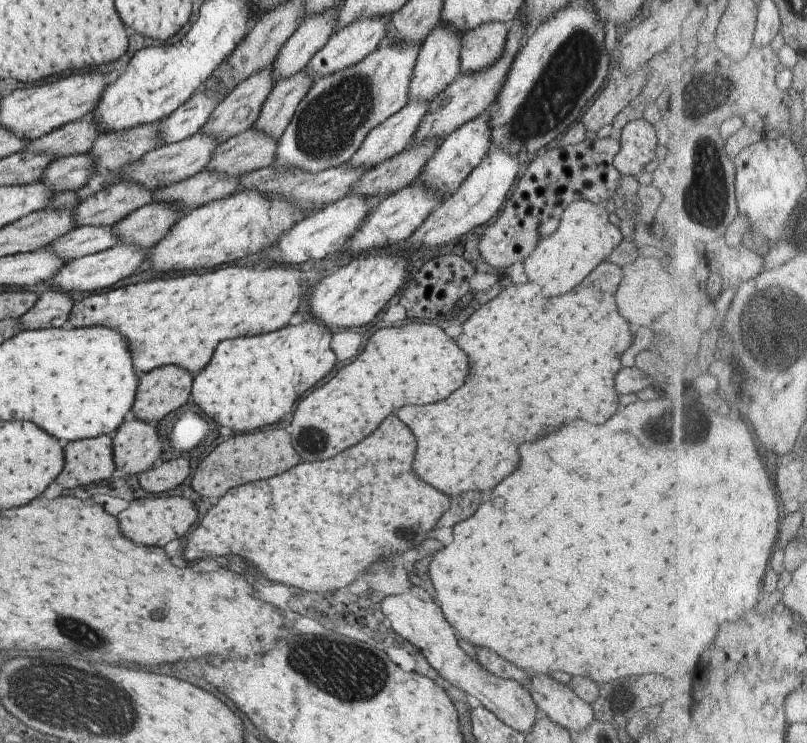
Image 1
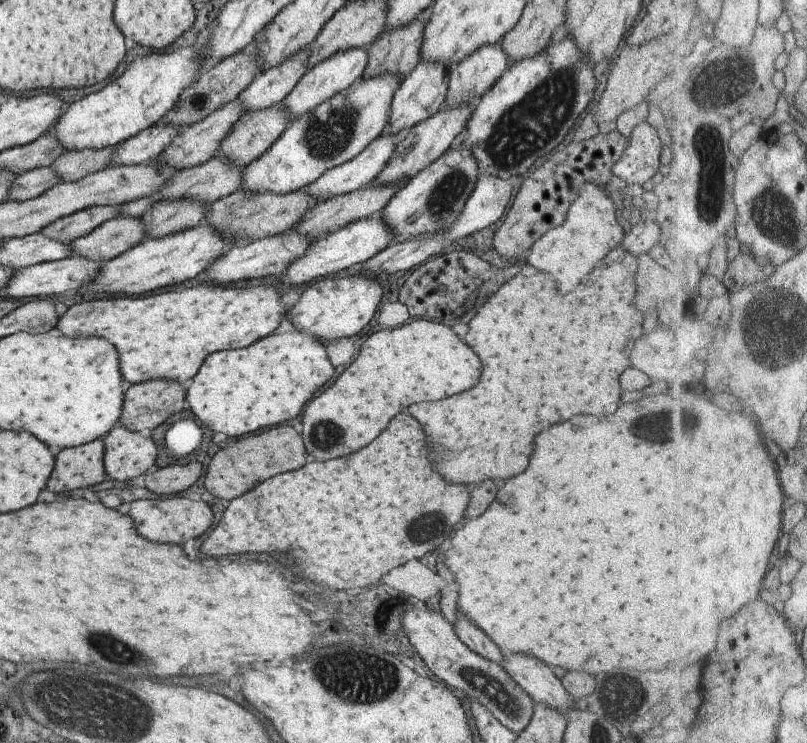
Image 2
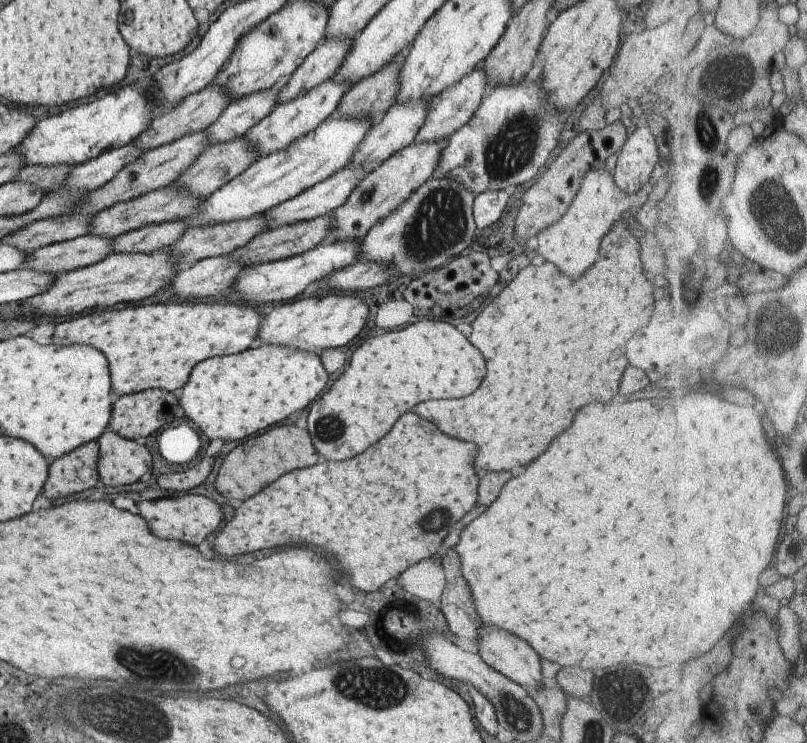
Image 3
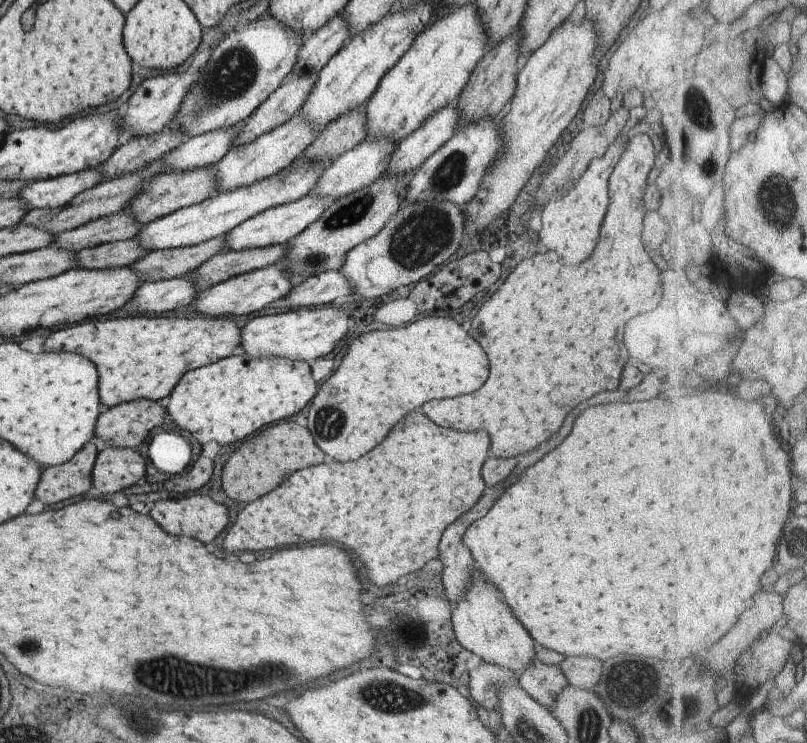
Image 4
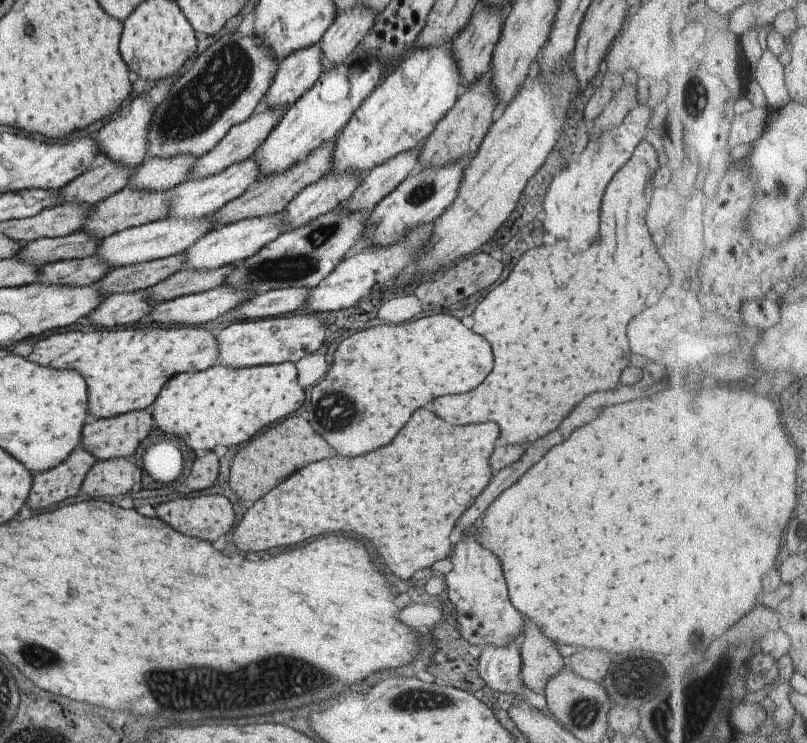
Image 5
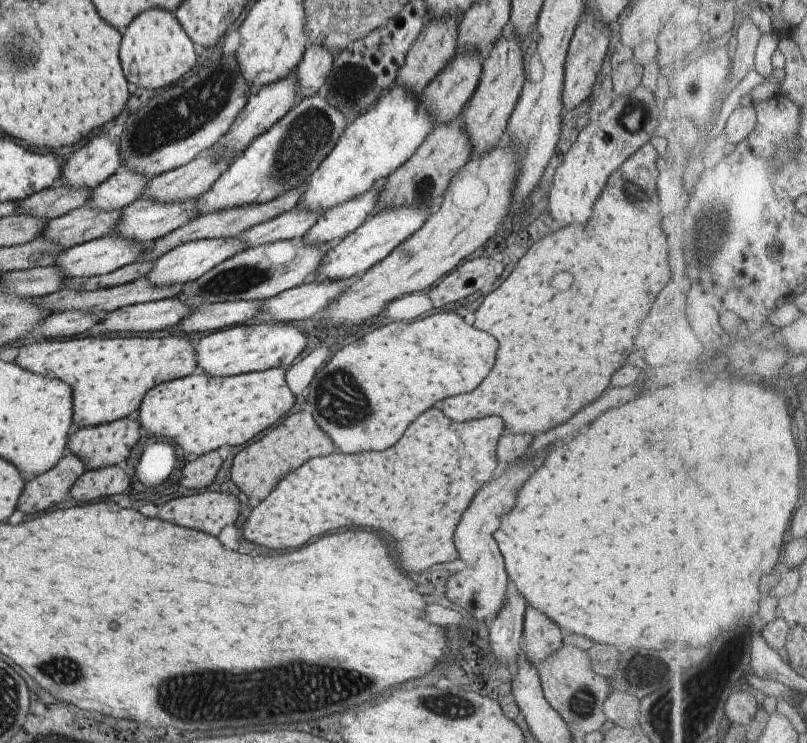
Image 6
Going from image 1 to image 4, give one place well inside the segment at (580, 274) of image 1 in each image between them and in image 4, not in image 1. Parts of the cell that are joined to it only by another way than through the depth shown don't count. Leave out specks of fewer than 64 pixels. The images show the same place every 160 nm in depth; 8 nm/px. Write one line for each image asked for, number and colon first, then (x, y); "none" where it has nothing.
2: (568, 252)
3: (571, 242)
4: (570, 222)

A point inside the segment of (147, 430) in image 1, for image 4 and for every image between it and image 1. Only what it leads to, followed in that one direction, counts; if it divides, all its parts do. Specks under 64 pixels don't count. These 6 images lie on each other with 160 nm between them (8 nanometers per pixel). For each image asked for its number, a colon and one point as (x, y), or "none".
2: (127, 454)
3: (120, 461)
4: (114, 468)

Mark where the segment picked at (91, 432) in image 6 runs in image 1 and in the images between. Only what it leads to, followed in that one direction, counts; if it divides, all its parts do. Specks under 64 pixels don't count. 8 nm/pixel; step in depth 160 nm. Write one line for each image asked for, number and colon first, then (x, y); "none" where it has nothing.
1: (163, 389)
2: (145, 405)
3: (134, 416)
4: (125, 425)
5: (118, 436)

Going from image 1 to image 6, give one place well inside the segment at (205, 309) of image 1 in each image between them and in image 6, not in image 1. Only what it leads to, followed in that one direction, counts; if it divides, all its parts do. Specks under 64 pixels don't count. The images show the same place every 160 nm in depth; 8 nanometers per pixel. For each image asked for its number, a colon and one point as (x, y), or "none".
2: (166, 336)
3: (155, 346)
4: (135, 358)
5: (124, 369)
6: (108, 376)

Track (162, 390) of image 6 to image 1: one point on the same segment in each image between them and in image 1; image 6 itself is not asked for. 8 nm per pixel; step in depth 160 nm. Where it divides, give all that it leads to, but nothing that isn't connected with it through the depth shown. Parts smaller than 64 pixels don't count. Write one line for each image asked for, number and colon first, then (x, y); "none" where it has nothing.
1: (249, 382)
2: (237, 391)
3: (228, 397)
4: (225, 401)
5: (220, 406)

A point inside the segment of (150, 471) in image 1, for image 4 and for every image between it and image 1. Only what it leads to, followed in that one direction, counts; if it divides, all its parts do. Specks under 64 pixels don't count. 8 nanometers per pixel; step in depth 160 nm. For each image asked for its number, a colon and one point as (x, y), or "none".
2: (173, 478)
3: (248, 467)
4: (259, 464)

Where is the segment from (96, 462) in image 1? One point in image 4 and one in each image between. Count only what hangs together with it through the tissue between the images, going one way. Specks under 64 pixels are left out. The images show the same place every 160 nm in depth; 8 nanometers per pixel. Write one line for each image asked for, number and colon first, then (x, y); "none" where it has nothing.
2: (76, 467)
3: (75, 471)
4: (58, 482)

